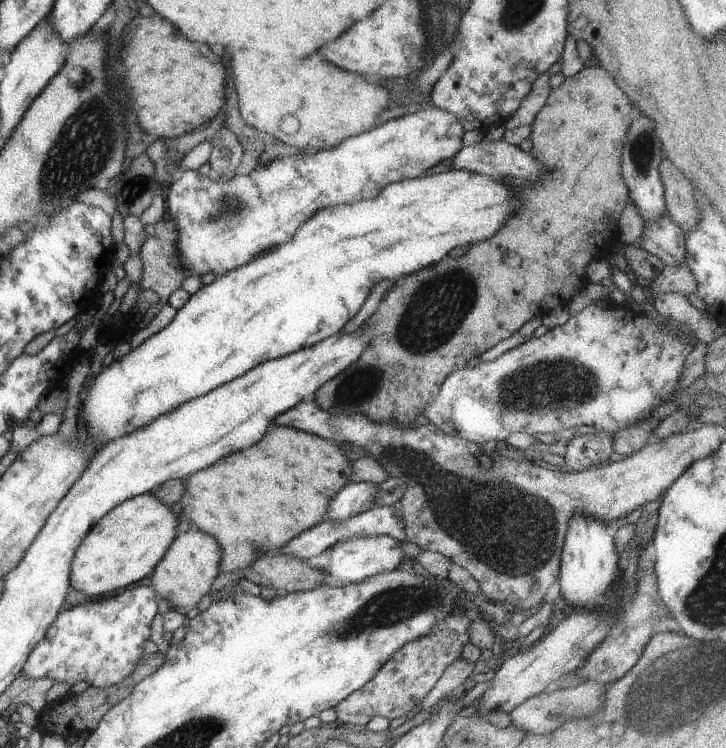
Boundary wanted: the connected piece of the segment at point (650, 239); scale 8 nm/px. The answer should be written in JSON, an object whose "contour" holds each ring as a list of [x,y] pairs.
{"contour":[[[666,212],[657,220],[646,221],[638,244],[630,246],[656,256],[665,267],[675,268],[685,262],[685,236],[680,226]]]}

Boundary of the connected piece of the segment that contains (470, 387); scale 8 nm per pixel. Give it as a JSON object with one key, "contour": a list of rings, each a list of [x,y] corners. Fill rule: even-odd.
{"contour":[[[594,303],[586,306],[582,312],[576,312],[570,316],[570,319],[564,325],[549,329],[544,336],[540,338],[531,337],[525,344],[517,342],[509,352],[502,354],[499,358],[478,364],[475,368],[462,368],[454,370],[441,386],[438,395],[421,410],[432,425],[442,430],[446,435],[457,437],[466,441],[474,442],[476,445],[488,440],[497,440],[504,445],[504,440],[512,433],[522,432],[528,435],[537,433],[557,434],[561,430],[580,427],[582,425],[593,426],[595,429],[607,429],[616,433],[630,425],[649,416],[658,404],[669,401],[675,389],[679,387],[679,376],[682,373],[684,363],[691,354],[694,344],[675,336],[675,331],[671,327],[660,327],[643,313],[634,312],[625,304],[618,306],[611,304],[610,308],[601,308]]]}

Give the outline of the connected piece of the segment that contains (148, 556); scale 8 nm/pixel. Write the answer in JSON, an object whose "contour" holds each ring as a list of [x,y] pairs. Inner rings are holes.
{"contour":[[[151,492],[134,496],[113,510],[110,510],[97,524],[90,528],[88,535],[76,548],[72,563],[69,586],[76,592],[82,592],[86,598],[100,598],[113,590],[124,589],[134,582],[148,577],[153,572],[156,564],[165,556],[176,537],[176,527],[179,524],[178,517],[170,511],[170,507],[162,504]]]}

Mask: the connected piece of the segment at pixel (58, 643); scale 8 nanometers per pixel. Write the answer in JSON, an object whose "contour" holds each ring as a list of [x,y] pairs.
{"contour":[[[136,586],[106,600],[90,601],[77,606],[64,605],[43,640],[30,654],[22,675],[27,679],[49,677],[57,682],[76,685],[85,681],[93,687],[110,687],[125,680],[143,655],[142,646],[149,640],[152,622],[158,612],[157,595],[151,586]]]}

